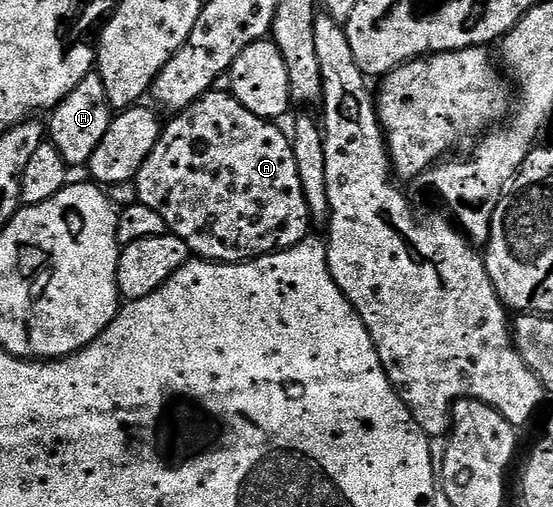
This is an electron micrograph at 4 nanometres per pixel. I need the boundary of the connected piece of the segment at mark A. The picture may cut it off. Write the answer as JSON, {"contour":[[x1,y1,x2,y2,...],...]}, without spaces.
{"contour":[[215,90,207,92,202,98,194,101,186,111,173,115,169,120,172,121,169,124,167,121,163,125,150,158,146,158,146,162,142,162,142,170,138,170,134,181,135,199,141,204,150,206,150,210,155,210,161,216,162,222,166,222,169,233,186,242,188,251,193,257,214,260,217,264,243,264,245,260,257,260,260,256,269,256,271,252,293,248,296,244,303,244,309,239,309,210,306,206,306,194,302,194,302,178,298,178,298,162,294,162,294,150,289,133,285,129,283,132,279,128,281,126,279,123,264,120,258,114,246,110,246,106,242,106,242,102,238,102,235,96]]}

